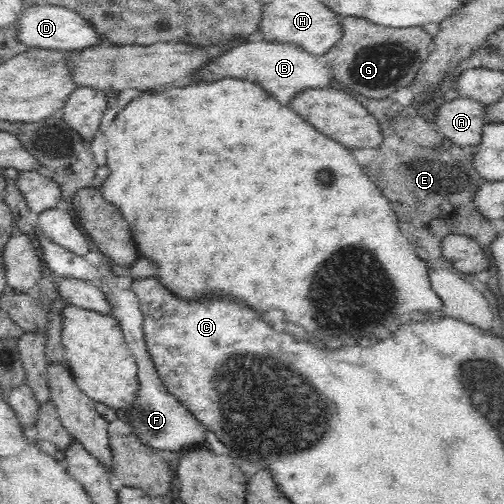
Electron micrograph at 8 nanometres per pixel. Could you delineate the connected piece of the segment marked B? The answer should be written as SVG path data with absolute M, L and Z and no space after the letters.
M252 38L228 48L222 54L214 56L212 60L206 60L206 64L200 70L192 72L186 80L182 80L178 84L211 83L227 78L248 80L260 85L280 104L288 105L288 102L304 88L330 86L333 76L323 58L314 56L292 43L266 42Z

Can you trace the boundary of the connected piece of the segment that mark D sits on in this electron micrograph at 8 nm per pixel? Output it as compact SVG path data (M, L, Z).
M36 2L35 5L24 8L14 23L16 39L27 47L37 49L58 49L61 51L82 50L98 45L96 29L76 11L56 5Z

